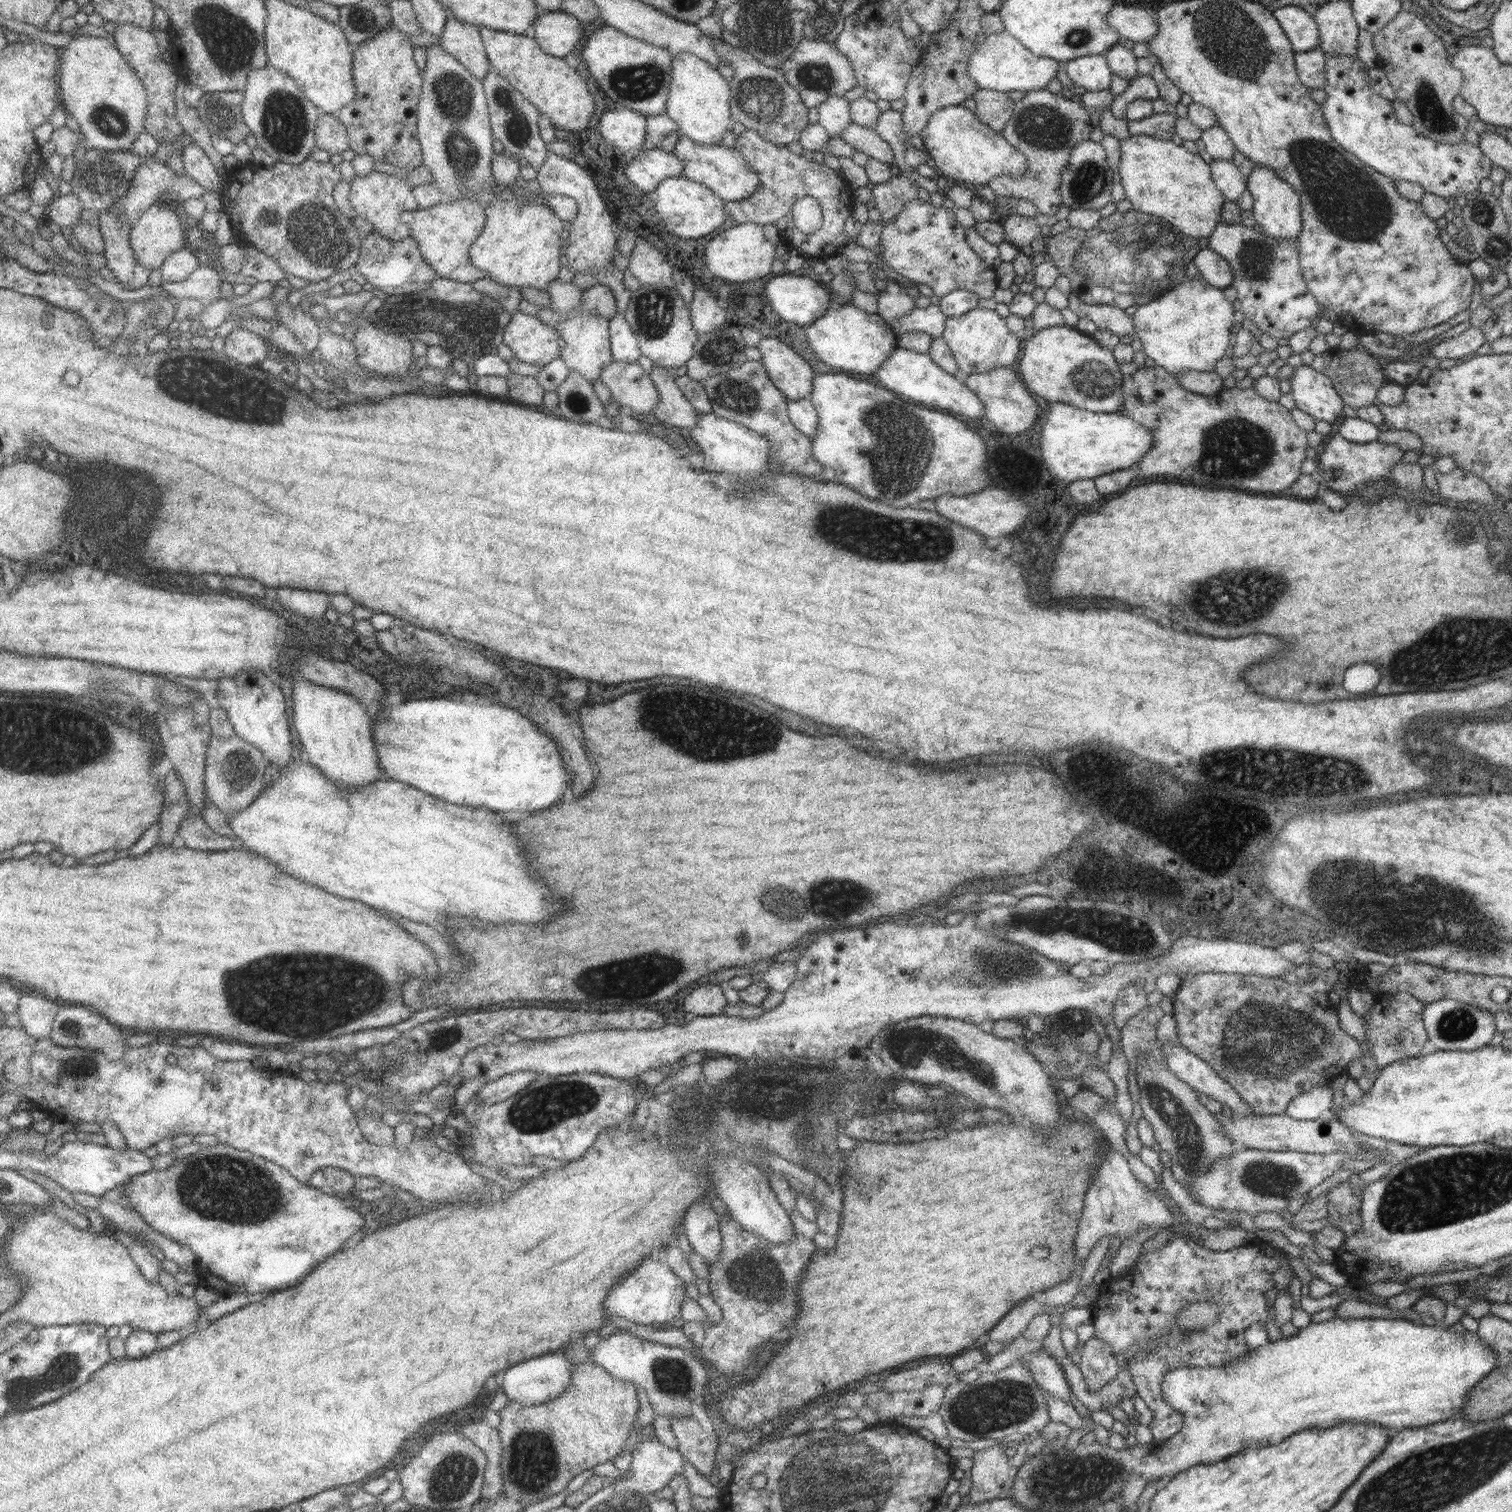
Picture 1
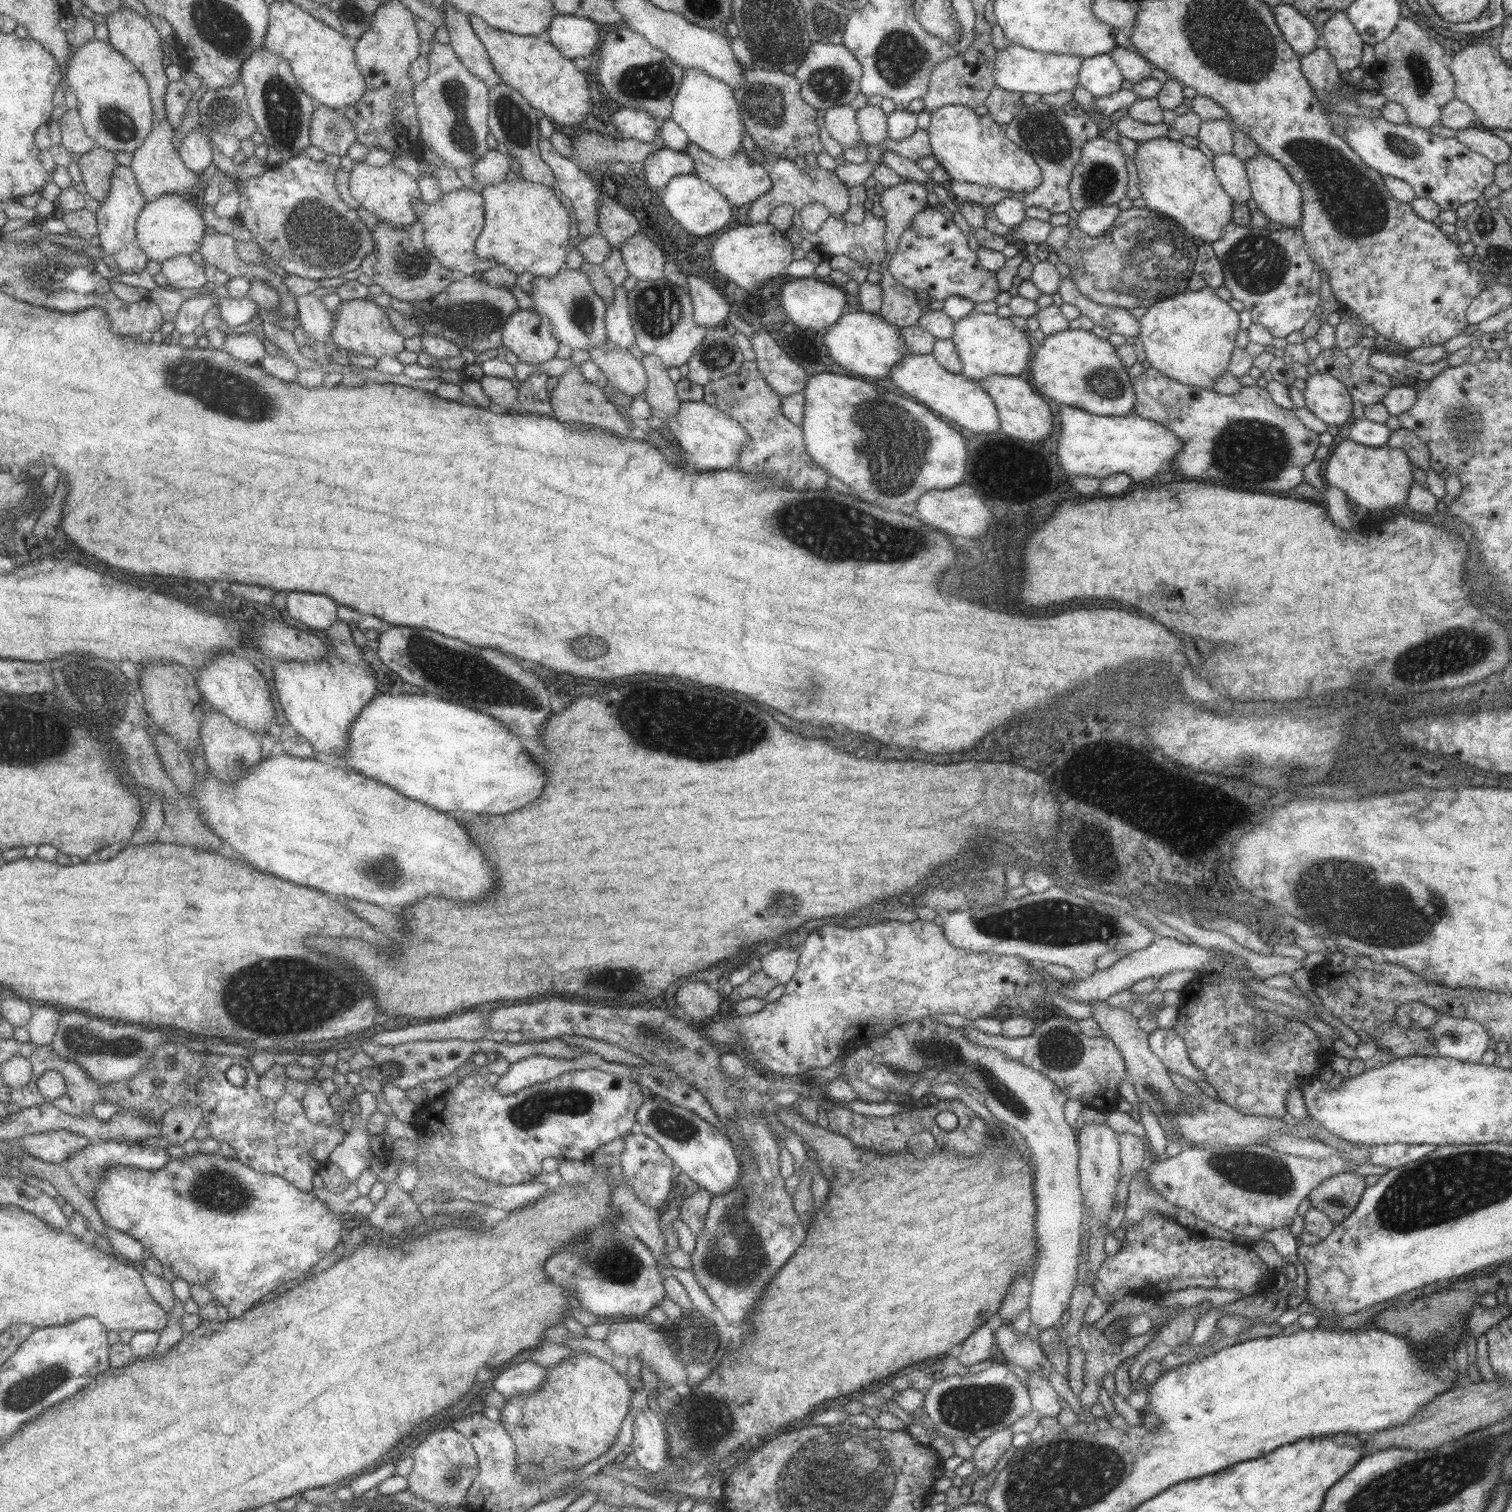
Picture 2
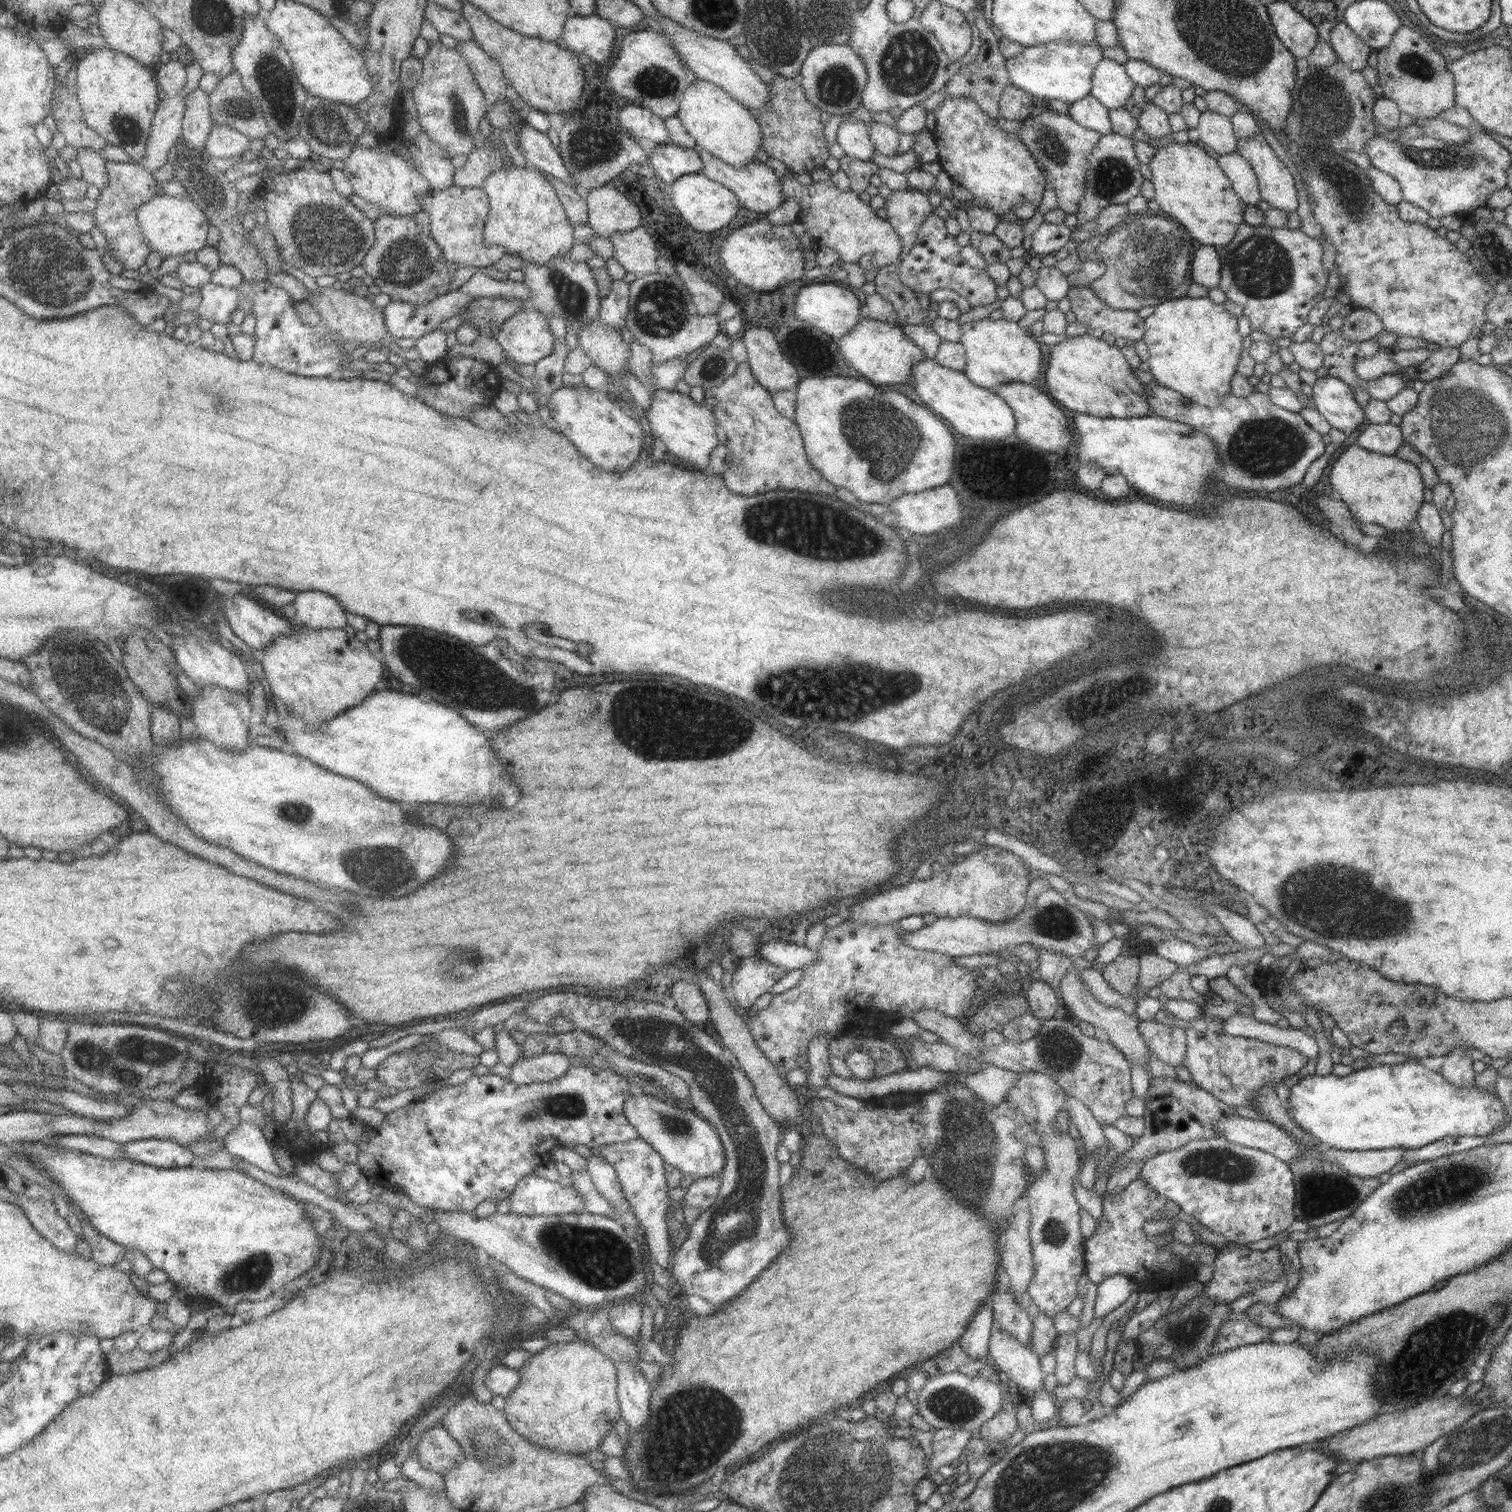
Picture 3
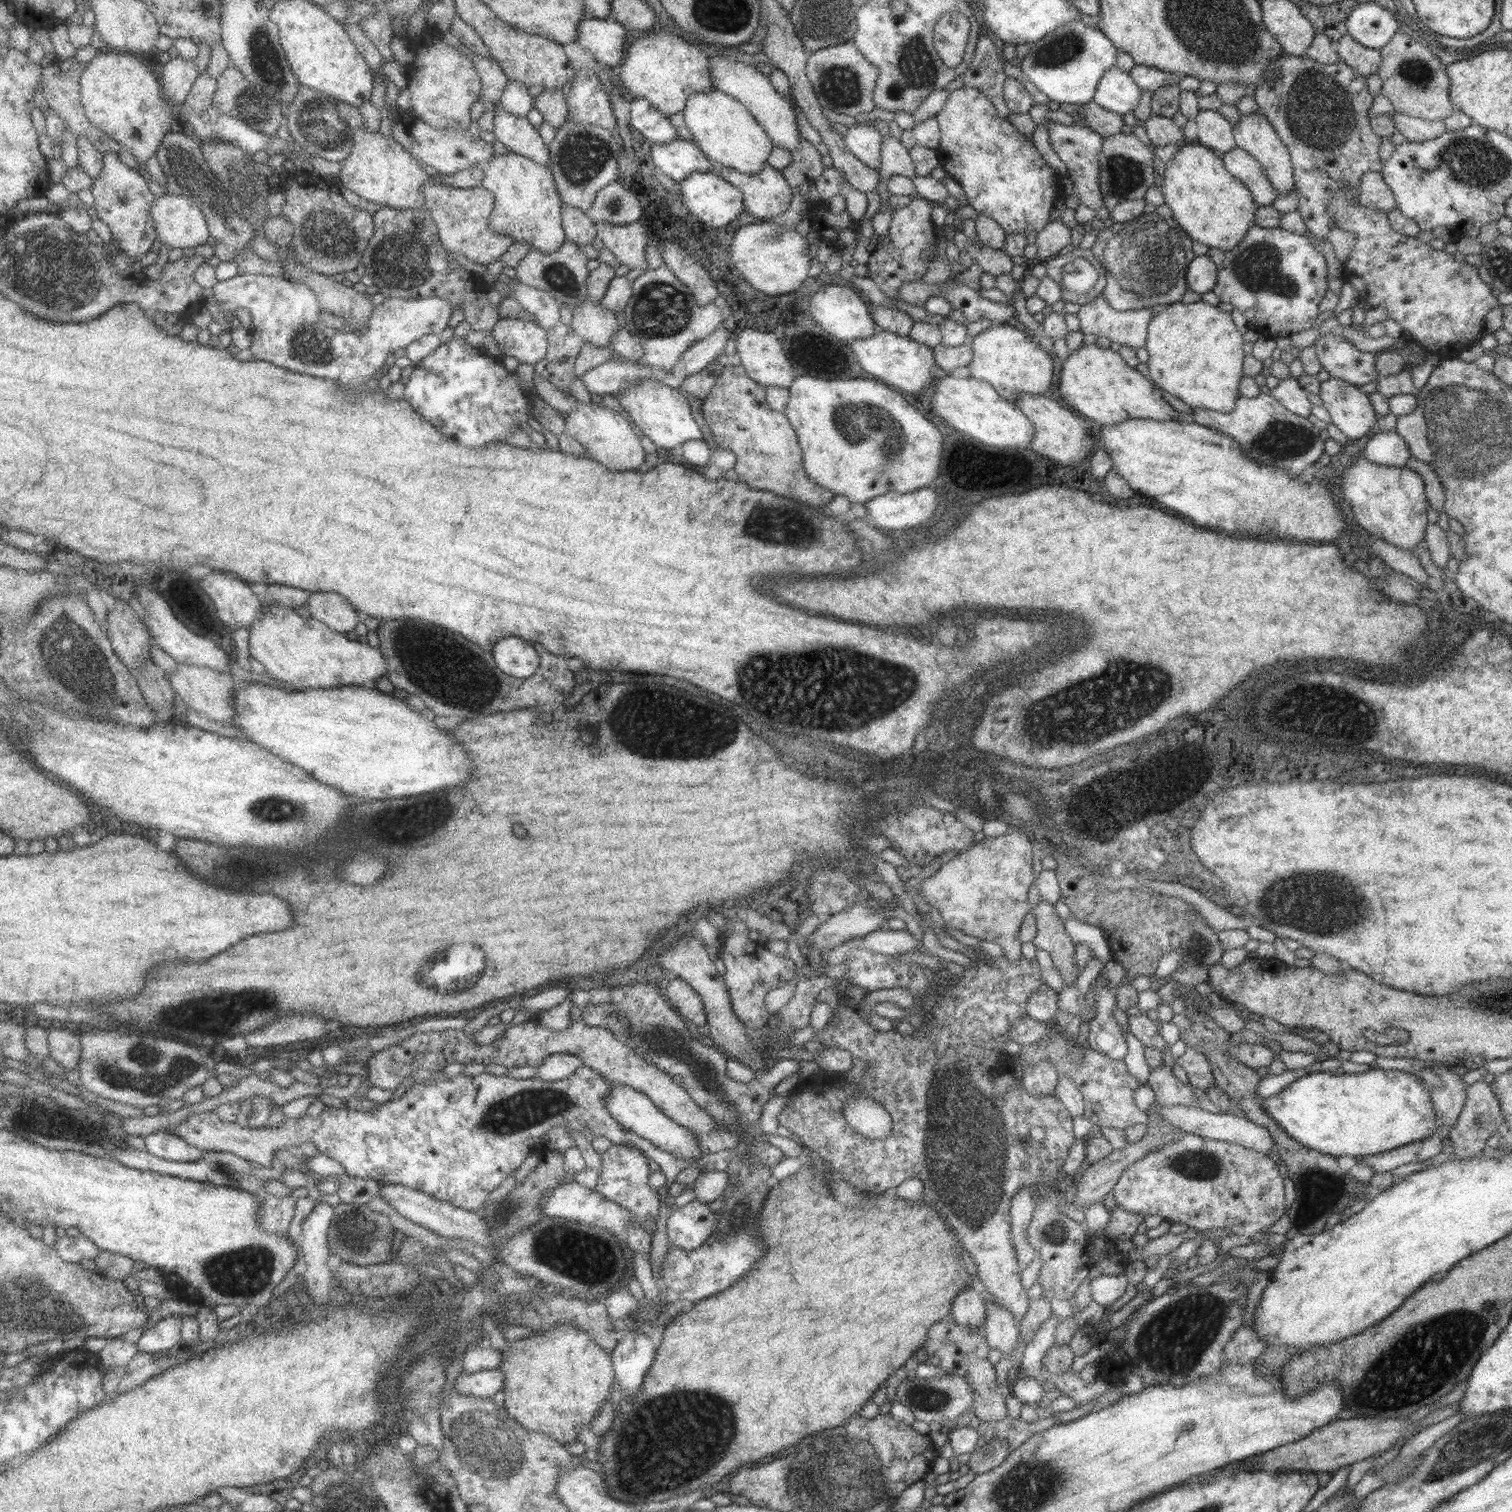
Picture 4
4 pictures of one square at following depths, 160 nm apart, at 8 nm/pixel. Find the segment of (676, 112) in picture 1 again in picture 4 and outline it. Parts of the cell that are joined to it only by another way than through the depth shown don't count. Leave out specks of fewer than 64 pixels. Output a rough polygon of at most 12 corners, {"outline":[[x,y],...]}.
{"outline":[[720,90],[682,110],[715,166],[757,174],[775,146],[751,113]]}

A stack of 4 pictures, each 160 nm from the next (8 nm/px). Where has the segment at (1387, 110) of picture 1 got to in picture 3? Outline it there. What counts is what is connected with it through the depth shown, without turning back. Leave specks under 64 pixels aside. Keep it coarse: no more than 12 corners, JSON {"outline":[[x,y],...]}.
{"outline":[[1473,125],[1461,144],[1375,136],[1370,166],[1431,218],[1505,188],[1510,152]]}

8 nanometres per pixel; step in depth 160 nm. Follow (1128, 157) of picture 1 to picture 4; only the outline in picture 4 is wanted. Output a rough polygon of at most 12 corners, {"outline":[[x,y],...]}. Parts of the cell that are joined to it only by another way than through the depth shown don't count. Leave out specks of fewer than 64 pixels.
{"outline":[[1179,146],[1160,191],[1189,238],[1235,248],[1258,204],[1211,149]]}

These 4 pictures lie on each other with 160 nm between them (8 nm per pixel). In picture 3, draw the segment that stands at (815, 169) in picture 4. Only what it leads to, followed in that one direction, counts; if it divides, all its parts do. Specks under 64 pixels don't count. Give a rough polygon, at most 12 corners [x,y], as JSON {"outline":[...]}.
{"outline":[[779,75],[751,110],[760,150],[796,175],[830,156],[820,108]]}

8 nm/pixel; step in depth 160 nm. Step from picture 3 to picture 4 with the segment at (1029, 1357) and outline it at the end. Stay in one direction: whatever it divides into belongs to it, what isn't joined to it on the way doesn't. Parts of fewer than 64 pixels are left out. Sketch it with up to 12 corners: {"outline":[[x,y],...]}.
{"outline":[[984,1297],[981,1332],[989,1348],[1012,1353],[1019,1338],[1009,1310]]}

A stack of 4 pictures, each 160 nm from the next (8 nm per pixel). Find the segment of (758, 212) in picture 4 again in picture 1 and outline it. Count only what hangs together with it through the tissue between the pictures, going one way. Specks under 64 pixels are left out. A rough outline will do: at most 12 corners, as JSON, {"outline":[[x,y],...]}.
{"outline":[[680,136],[681,176],[724,202],[749,198],[758,174],[733,148]]}

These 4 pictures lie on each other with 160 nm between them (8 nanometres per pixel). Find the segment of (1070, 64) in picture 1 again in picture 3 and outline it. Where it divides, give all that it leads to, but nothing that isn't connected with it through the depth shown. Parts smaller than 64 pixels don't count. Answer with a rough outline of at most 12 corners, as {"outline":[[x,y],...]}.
{"outline":[[1103,58],[1090,95],[1111,111],[1134,86],[1121,64]]}

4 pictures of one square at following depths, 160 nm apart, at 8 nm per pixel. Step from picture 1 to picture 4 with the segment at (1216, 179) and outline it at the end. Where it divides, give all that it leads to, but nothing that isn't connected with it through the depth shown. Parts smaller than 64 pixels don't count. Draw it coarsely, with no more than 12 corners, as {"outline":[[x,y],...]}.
{"outline":[[1241,148],[1223,153],[1223,166],[1258,206],[1278,192],[1261,165]]}

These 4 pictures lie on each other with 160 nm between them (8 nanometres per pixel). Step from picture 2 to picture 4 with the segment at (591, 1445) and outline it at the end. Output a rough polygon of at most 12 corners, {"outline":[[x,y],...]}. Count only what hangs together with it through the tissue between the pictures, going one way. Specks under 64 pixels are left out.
{"outline":[[579,1327],[503,1347],[506,1408],[569,1444],[611,1391]]}

